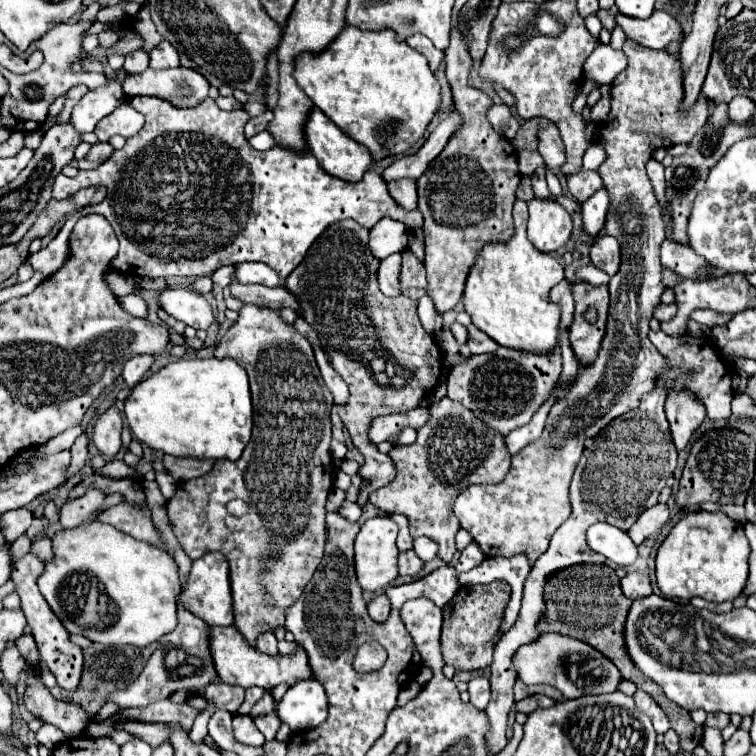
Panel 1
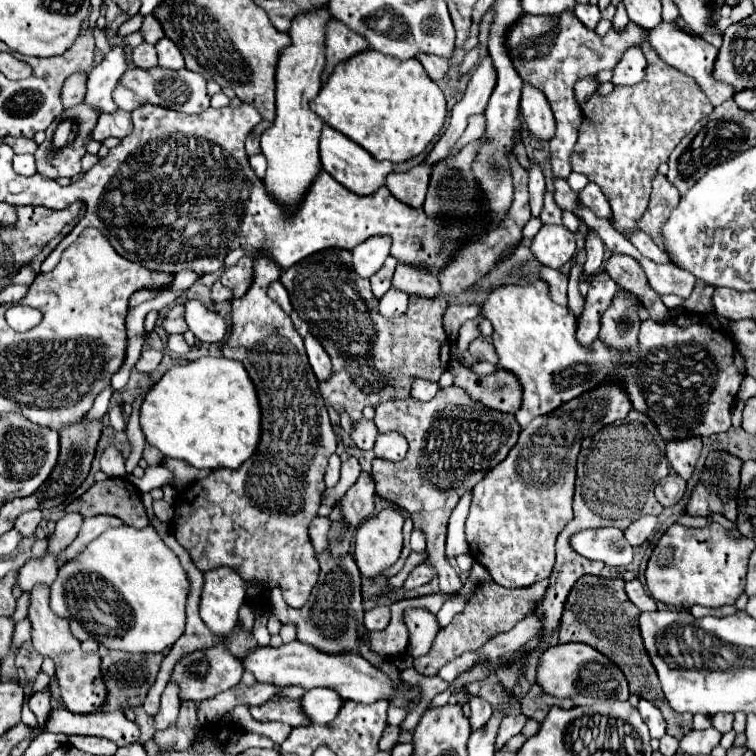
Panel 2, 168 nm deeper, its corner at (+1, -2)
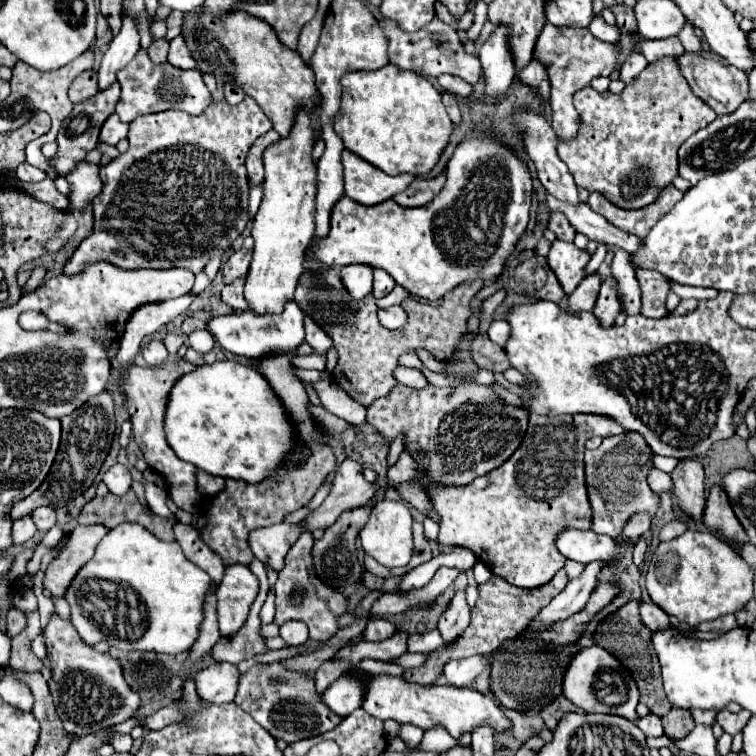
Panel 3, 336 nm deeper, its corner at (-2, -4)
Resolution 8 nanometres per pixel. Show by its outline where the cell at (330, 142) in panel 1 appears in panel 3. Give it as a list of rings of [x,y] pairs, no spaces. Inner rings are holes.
[[[350,150],[342,152],[342,166],[344,166],[344,194],[364,206],[380,204],[392,198],[394,194],[406,190],[408,184],[414,180],[412,174],[390,176],[386,172],[380,172],[380,168],[368,164]]]

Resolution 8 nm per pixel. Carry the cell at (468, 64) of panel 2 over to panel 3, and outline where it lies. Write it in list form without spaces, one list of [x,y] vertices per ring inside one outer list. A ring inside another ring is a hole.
[[[444,92],[442,100],[444,100],[444,106],[446,106],[450,118],[454,120],[454,124],[460,124],[462,118],[460,118],[460,110],[458,110],[458,96],[452,92]]]

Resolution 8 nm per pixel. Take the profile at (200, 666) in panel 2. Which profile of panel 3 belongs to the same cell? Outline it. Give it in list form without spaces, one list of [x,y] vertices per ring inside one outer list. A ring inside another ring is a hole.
[[[212,662],[196,672],[196,692],[200,698],[212,704],[228,704],[234,700],[240,672],[230,662]]]

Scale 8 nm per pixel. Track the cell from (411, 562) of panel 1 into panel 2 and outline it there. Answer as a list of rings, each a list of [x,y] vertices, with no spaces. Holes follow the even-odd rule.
[[[421,564],[421,566],[417,566],[417,568],[409,574],[409,578],[407,578],[405,584],[403,584],[403,590],[419,588],[419,586],[431,582],[433,578],[435,578],[435,570],[433,570],[431,566],[427,566],[427,564]]]

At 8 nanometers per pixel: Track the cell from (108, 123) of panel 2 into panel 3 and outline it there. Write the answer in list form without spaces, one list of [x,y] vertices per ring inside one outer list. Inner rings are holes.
[[[112,114],[100,130],[100,142],[116,146],[122,138],[126,138],[126,134],[128,134],[128,124],[122,122],[116,114]]]

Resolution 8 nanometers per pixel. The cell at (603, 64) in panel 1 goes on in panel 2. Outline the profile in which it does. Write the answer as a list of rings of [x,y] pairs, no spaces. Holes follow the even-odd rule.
[[[629,48],[613,70],[615,86],[633,86],[645,76],[645,56],[639,48]]]

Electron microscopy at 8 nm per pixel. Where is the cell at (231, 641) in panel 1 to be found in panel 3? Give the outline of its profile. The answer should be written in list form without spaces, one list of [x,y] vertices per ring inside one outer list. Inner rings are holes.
[[[350,668],[346,670],[346,676],[356,676],[364,680],[364,698],[362,698],[362,708],[380,720],[398,720],[402,724],[414,724],[420,726],[422,730],[428,730],[436,724],[446,726],[446,730],[458,738],[462,732],[470,732],[476,726],[490,724],[494,730],[508,730],[510,720],[500,712],[496,702],[474,690],[474,688],[456,688],[456,686],[420,686],[420,684],[410,684],[408,680],[394,678],[394,676],[376,676],[368,674],[360,668]]]

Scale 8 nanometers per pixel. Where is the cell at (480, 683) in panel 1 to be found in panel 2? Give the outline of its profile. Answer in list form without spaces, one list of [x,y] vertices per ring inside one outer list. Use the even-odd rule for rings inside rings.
[[[473,696],[473,700],[469,704],[471,704],[471,718],[469,718],[471,730],[479,730],[489,722],[493,710],[483,698],[477,698],[477,696]]]

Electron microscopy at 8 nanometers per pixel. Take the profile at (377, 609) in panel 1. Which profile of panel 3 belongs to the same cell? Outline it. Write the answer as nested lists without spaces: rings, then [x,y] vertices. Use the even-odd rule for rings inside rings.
[[[370,618],[362,632],[362,640],[386,640],[396,632],[396,626],[384,618]]]

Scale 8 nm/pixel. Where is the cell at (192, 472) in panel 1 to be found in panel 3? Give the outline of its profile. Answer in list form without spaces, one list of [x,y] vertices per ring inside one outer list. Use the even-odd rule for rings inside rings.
[[[196,470],[196,478],[198,478],[198,490],[206,496],[214,496],[216,492],[220,492],[224,488],[224,478],[212,476],[204,470]]]

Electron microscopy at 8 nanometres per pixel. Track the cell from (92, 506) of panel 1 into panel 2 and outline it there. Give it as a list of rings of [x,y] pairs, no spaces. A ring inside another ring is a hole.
[[[65,514],[65,516],[57,522],[53,534],[49,536],[47,552],[53,554],[53,556],[57,556],[59,552],[63,552],[63,550],[75,540],[75,536],[77,536],[77,532],[79,532],[79,528],[81,528],[81,522],[83,522],[81,514]]]

